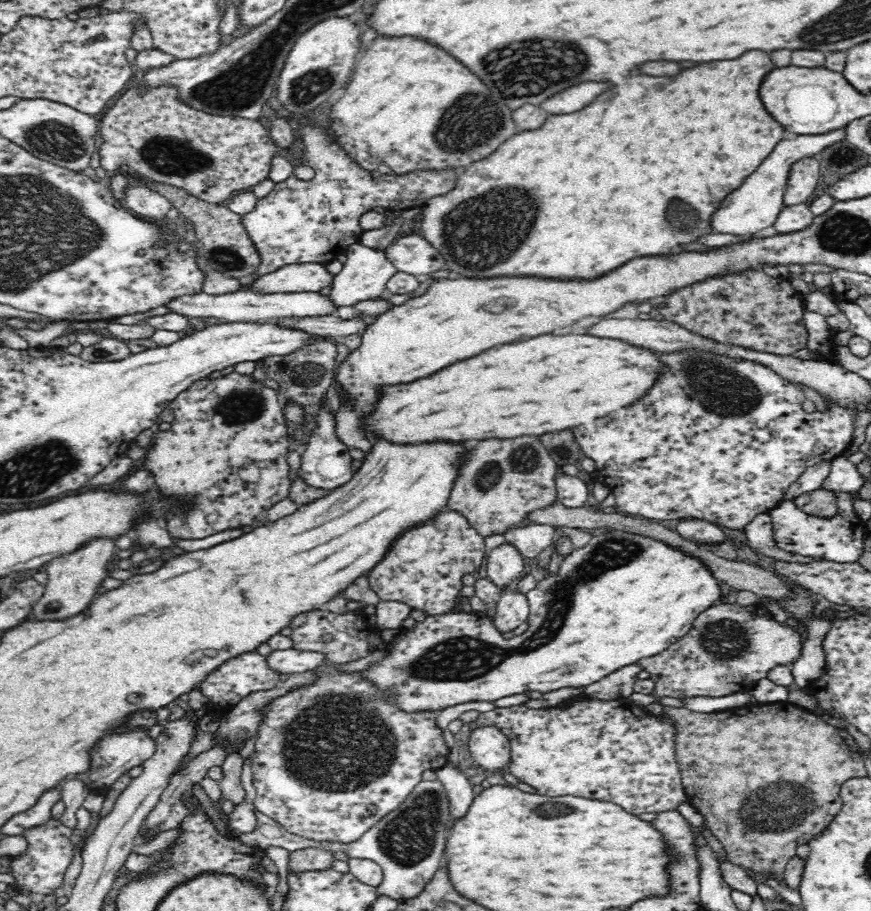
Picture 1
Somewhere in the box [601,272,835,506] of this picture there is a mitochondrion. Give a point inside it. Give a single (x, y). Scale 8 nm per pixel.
(723, 390)

